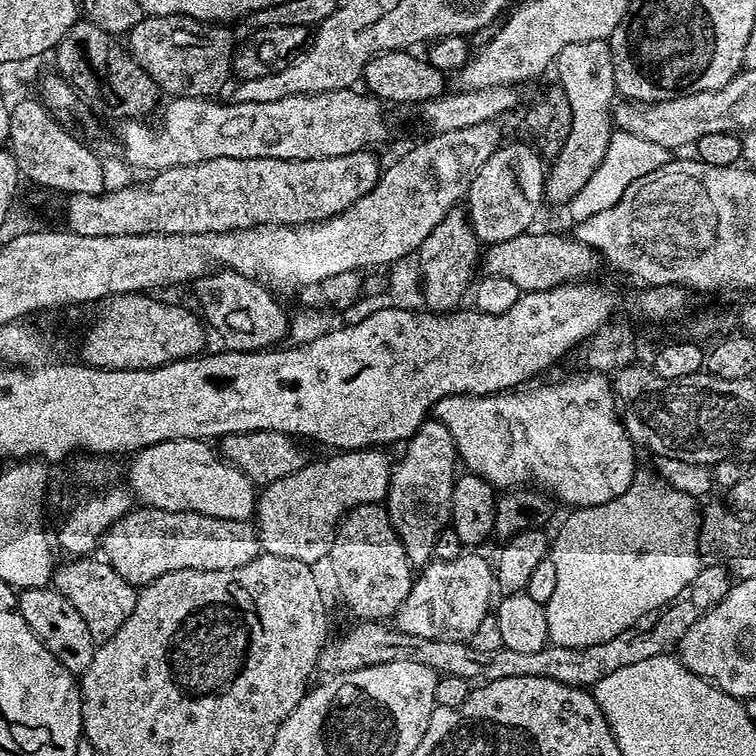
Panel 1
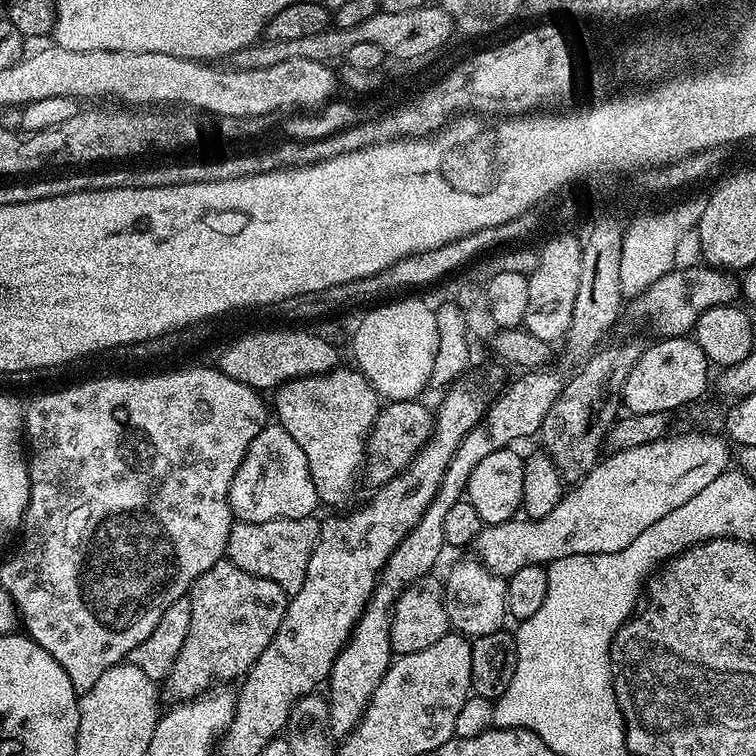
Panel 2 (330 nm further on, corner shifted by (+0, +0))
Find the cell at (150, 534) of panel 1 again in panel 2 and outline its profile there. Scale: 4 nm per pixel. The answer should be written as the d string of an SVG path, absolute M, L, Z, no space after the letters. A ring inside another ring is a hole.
M311 515L297 520L282 518L270 522L233 523L228 539L227 559L231 560L235 568L270 582L278 582L278 586L282 586L286 593L302 590L302 582L306 582L306 568L316 541L320 539L321 521L316 519L315 515Z

